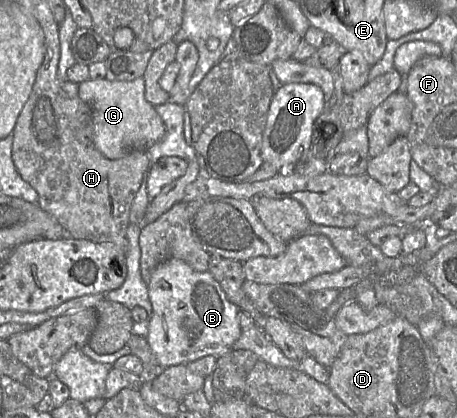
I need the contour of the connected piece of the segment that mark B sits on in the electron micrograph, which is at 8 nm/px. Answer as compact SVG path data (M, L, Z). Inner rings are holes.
M168 259L154 269L147 288L153 310L147 342L164 368L188 364L210 355L218 358L234 350L233 345L242 333L239 308L227 299L225 292L209 271L197 272L180 259Z

